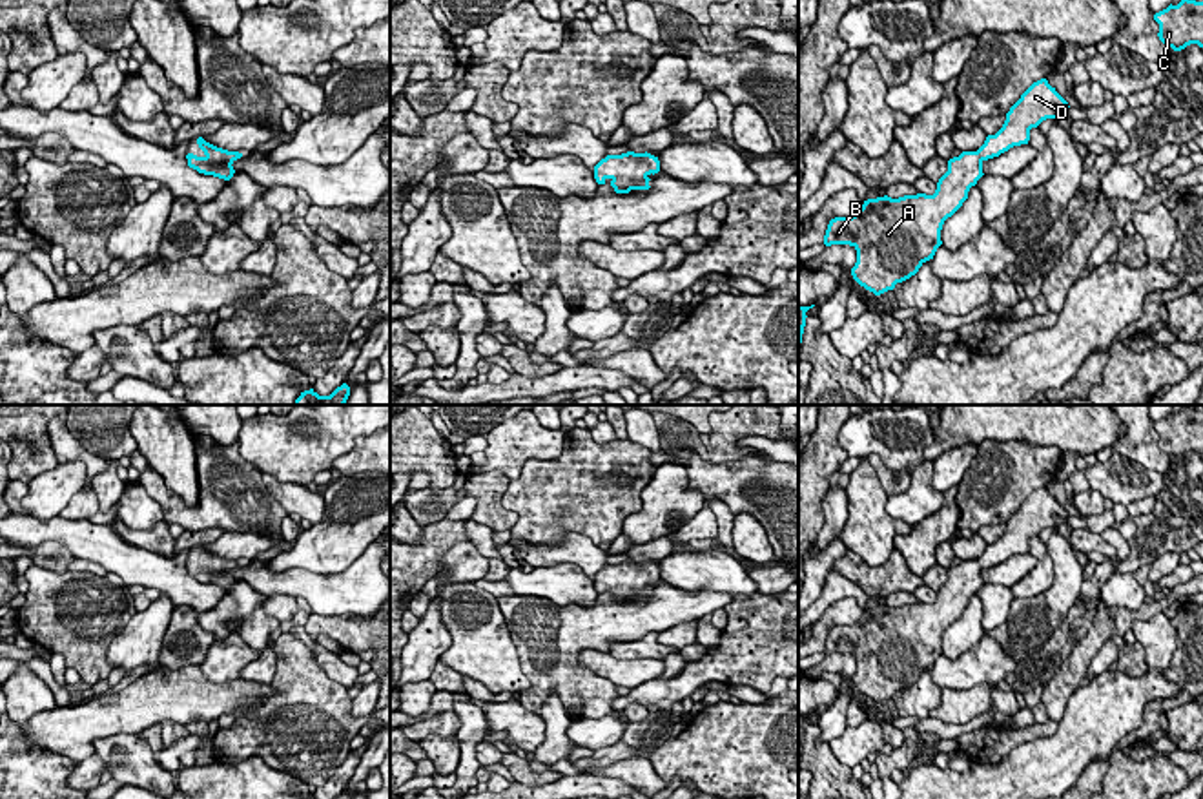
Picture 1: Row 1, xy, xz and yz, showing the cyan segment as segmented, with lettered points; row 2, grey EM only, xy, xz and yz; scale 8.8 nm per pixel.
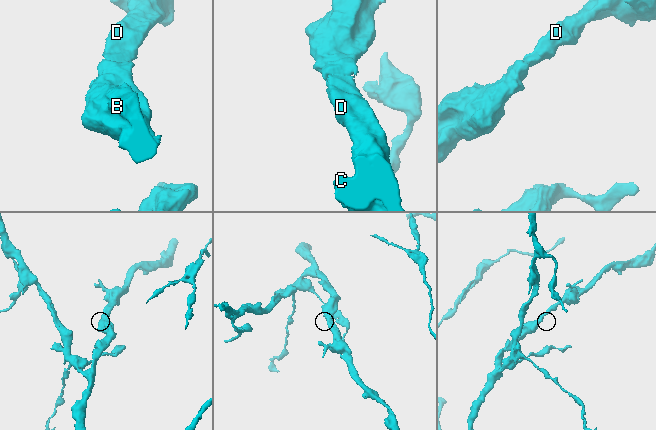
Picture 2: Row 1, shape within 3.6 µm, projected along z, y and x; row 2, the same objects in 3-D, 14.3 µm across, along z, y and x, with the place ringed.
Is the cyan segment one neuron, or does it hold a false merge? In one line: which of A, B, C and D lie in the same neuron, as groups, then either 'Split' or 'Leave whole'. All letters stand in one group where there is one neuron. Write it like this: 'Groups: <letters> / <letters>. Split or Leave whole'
Groups: A B C D. Leave whole

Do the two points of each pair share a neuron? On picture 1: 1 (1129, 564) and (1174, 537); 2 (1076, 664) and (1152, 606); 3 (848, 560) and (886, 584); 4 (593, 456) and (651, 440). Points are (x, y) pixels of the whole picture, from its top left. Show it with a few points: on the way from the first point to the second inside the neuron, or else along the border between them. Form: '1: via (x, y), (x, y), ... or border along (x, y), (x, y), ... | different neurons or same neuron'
1: via (1140, 553), (1152, 540), (1163, 537) | same neuron
2: via (1090, 644), (1112, 622), (1132, 615) | same neuron
3: via (857, 570), (864, 577), (877, 581) | same neuron
4: border along (629, 438), (651, 453) | different neurons

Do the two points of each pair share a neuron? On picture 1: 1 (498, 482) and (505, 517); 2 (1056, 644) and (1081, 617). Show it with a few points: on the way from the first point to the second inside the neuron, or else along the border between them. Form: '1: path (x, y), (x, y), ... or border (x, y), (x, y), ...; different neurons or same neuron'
1: path (494, 491), (496, 508); same neuron
2: path (1063, 637), (1074, 624); same neuron

